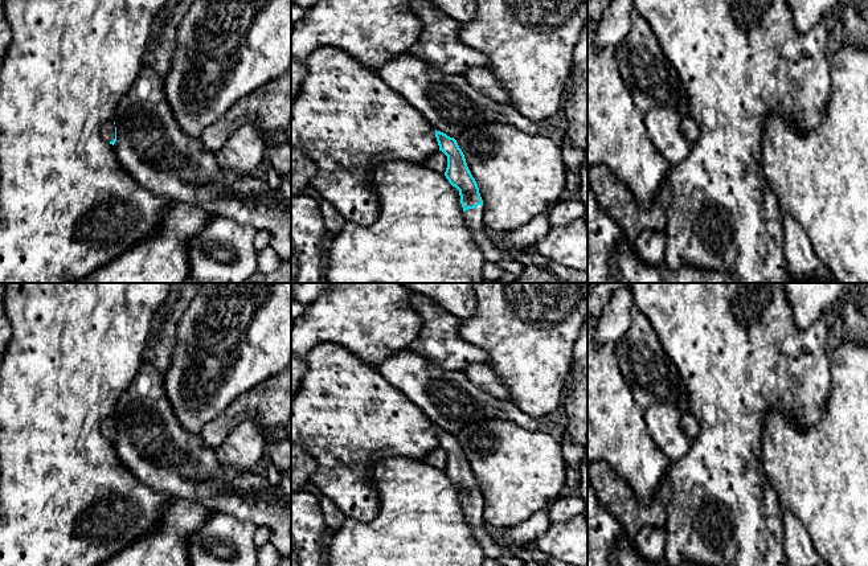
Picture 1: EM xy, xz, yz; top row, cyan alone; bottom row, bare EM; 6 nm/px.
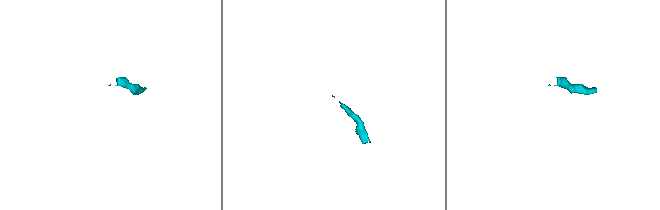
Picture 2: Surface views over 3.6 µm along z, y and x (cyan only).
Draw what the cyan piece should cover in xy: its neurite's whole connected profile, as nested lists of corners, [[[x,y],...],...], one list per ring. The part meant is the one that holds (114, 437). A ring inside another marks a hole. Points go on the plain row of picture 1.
[[[110,415],[102,422],[102,434],[105,438],[110,440],[115,440],[116,438],[116,423],[114,418]]]

